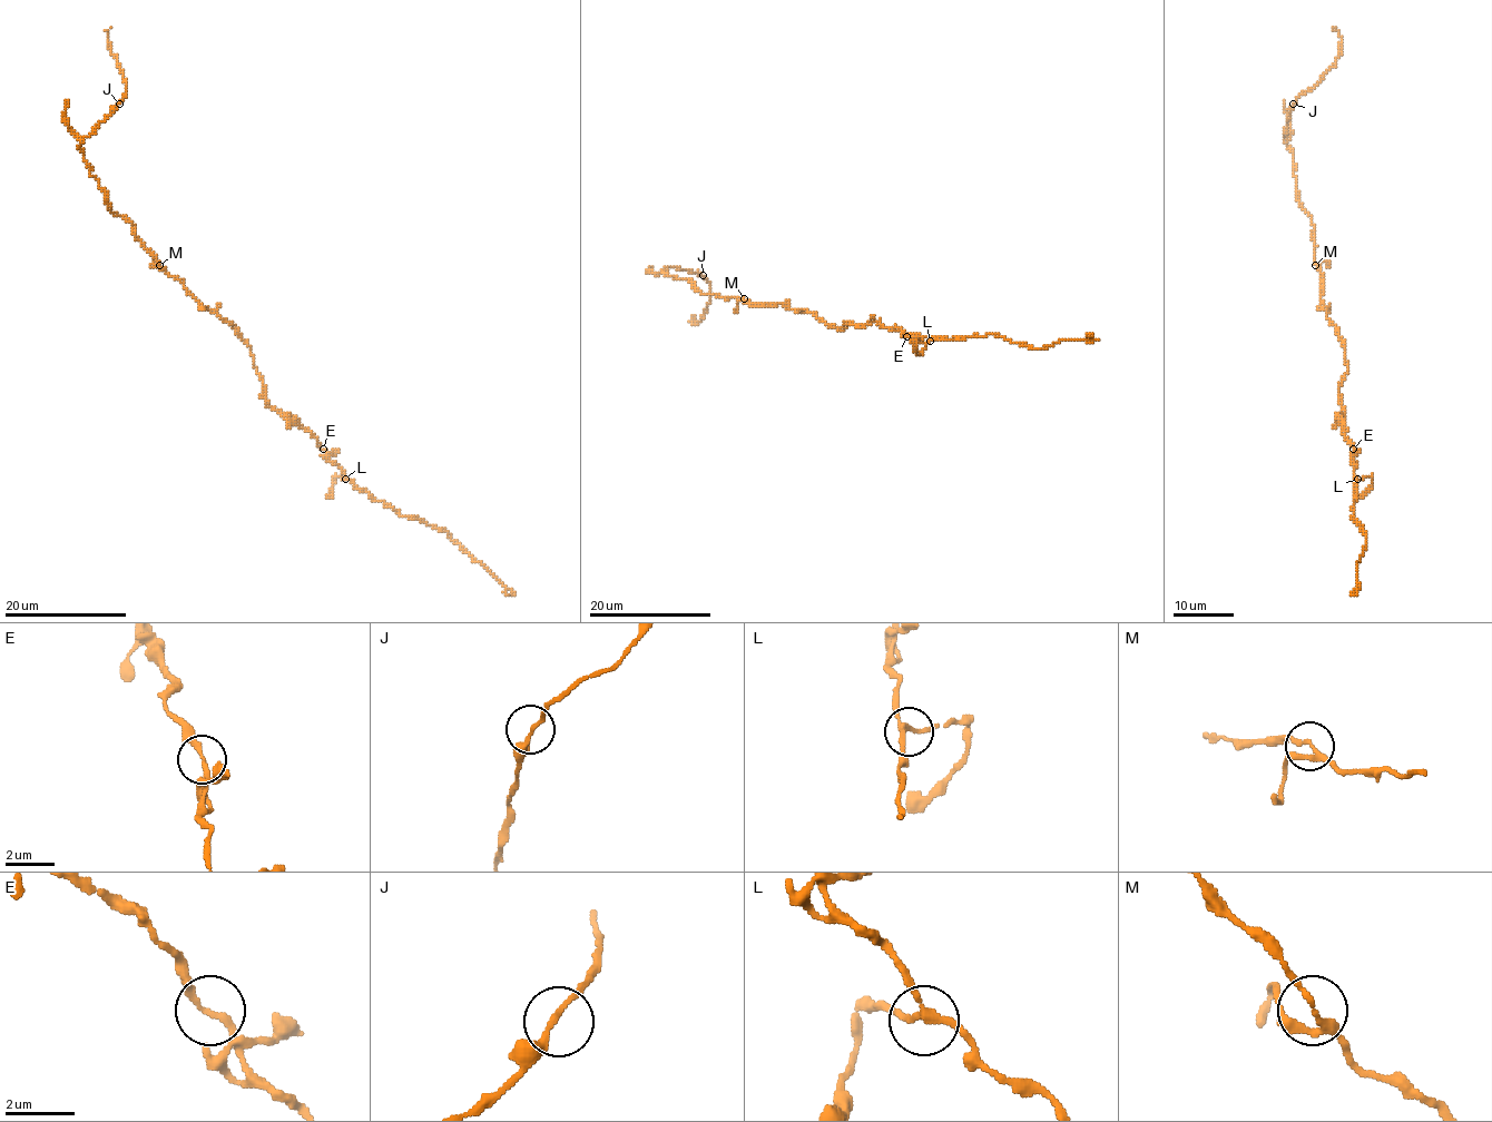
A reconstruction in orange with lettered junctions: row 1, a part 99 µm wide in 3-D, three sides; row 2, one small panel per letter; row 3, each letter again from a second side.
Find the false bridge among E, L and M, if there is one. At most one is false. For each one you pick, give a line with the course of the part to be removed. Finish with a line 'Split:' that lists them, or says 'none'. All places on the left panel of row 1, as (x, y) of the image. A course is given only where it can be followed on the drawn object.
Split: none

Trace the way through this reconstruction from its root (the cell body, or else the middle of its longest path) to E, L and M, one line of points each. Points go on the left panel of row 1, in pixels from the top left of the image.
E: (232, 325), (249, 348), (253, 365), (264, 383), (266, 403), (304, 427), (323, 449)
L: (232, 325), (249, 348), (253, 365), (264, 383), (266, 403), (304, 427), (345, 479)
M: (232, 325), (206, 308), (160, 265)

